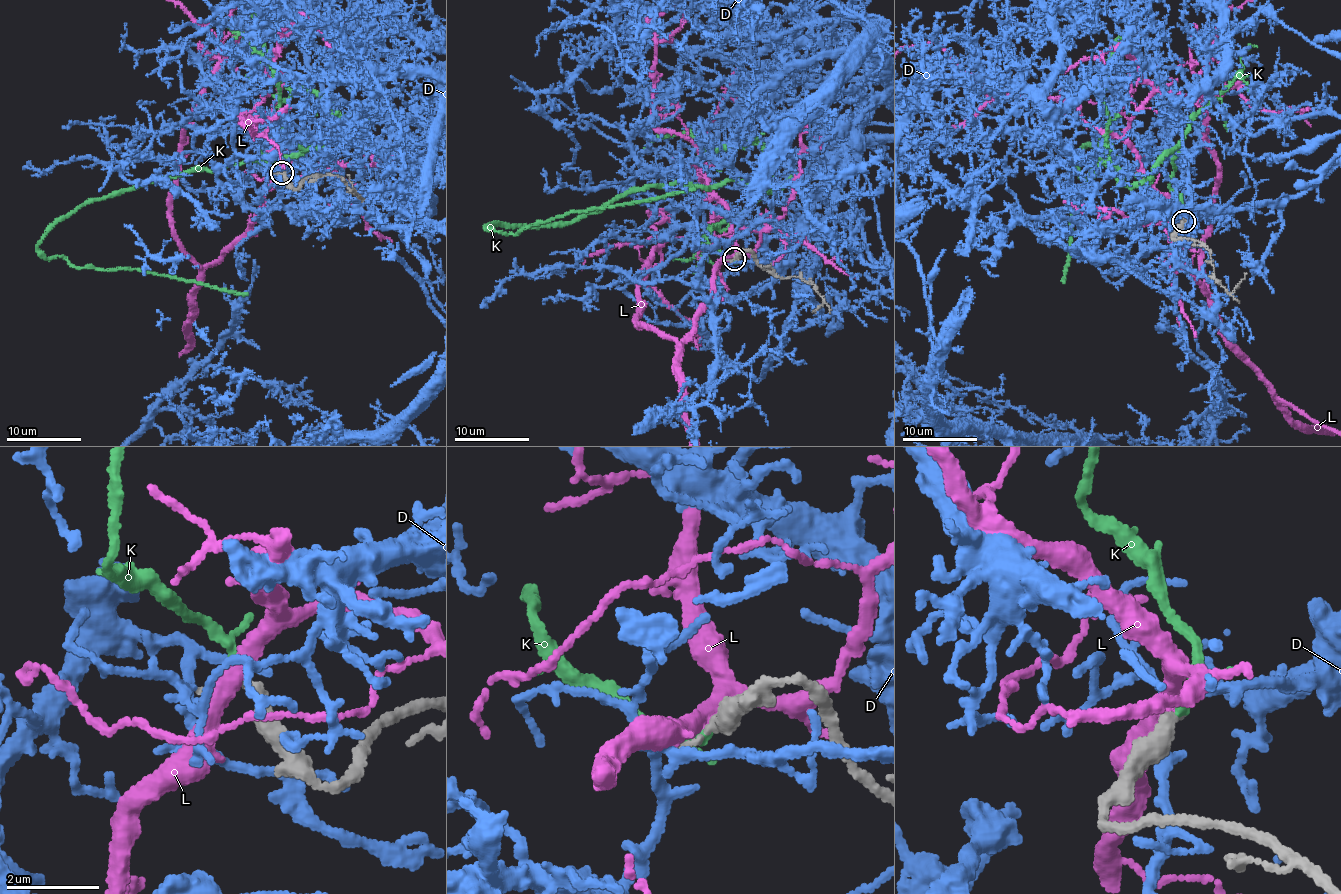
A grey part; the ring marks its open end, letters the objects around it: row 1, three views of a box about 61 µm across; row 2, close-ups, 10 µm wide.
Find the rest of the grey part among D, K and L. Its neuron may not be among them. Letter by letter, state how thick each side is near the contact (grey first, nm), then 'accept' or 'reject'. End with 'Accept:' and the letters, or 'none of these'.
D: 100/200 nm | reject
K: 340/140 nm | accept
L: 200/420 nm | reject
Accept: K

